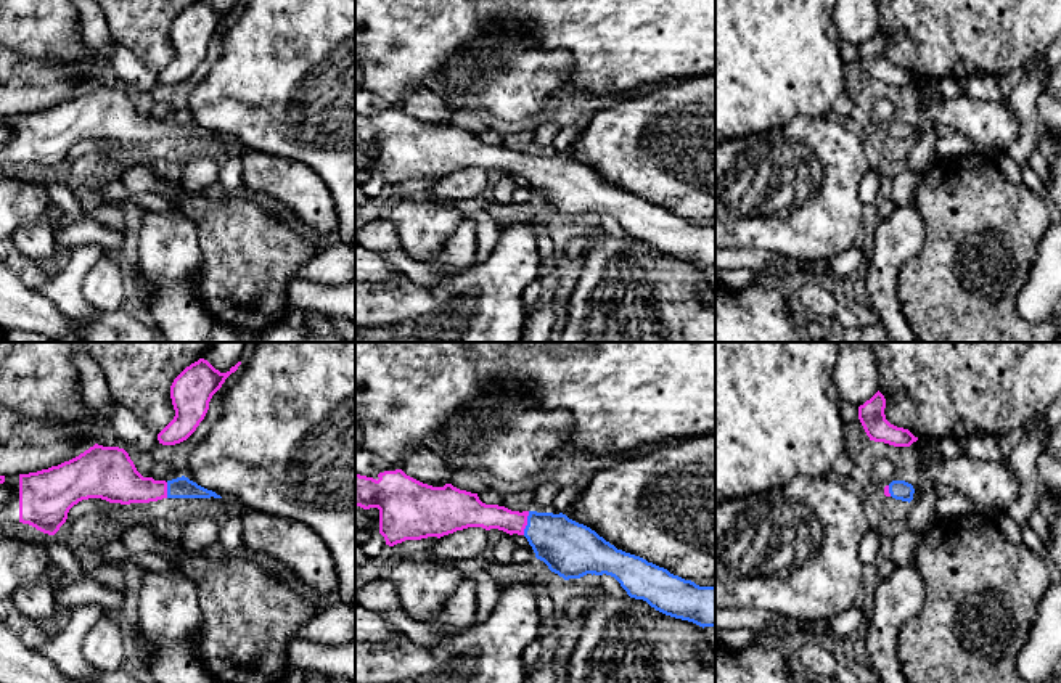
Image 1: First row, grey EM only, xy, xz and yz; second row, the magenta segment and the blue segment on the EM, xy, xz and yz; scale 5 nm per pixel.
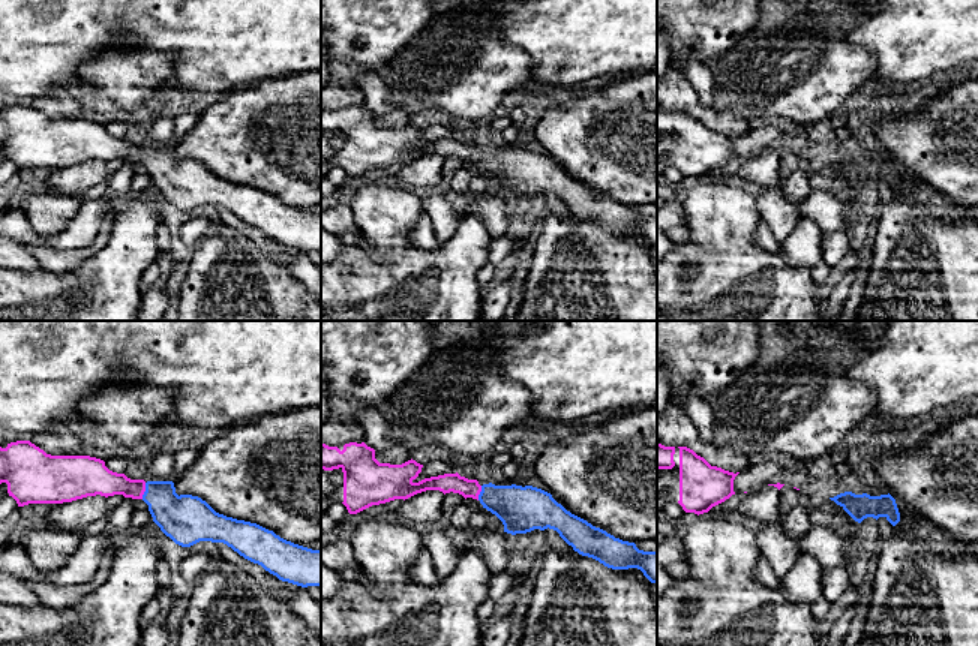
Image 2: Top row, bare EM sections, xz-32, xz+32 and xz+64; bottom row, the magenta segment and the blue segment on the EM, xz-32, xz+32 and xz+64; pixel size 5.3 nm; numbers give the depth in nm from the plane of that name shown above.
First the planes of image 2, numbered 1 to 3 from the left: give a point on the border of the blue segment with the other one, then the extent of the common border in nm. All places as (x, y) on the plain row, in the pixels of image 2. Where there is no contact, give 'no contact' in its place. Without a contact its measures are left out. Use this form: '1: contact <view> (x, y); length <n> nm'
1: contact xz-32 (144, 155); length 90 nm
2: contact xz+32 (479, 158); length 80 nm
3: no contact

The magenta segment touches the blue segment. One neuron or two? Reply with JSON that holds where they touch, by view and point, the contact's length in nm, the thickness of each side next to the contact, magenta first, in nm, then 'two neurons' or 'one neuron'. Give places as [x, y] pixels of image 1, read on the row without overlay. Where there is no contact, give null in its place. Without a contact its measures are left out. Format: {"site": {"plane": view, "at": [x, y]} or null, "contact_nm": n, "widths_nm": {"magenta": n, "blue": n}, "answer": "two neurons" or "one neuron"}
{"site": {"plane": "xz", "at": [526, 163]}, "contact_nm": 120, "widths_nm": {"magenta": 130, "blue": 280}, "answer": "one neuron"}

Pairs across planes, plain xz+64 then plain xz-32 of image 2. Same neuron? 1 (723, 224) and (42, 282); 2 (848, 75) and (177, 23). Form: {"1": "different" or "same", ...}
{"1": "same", "2": "different"}

